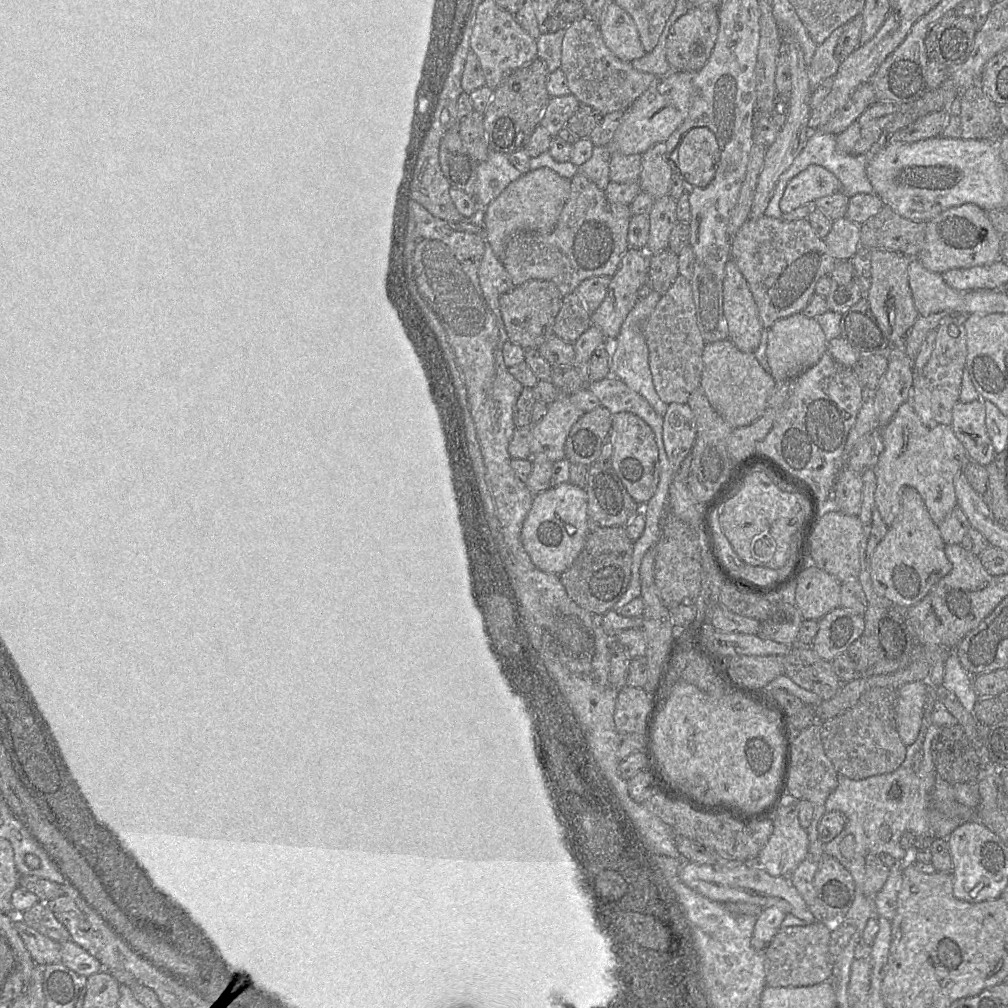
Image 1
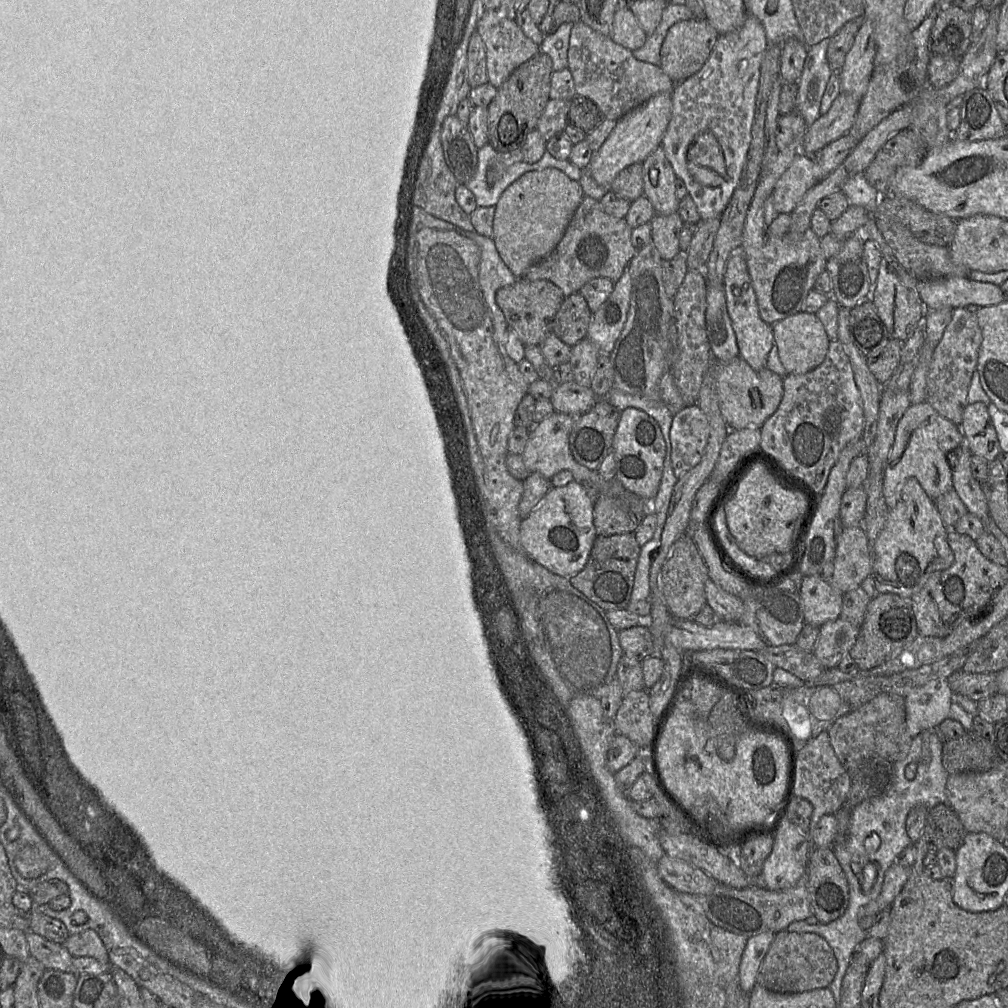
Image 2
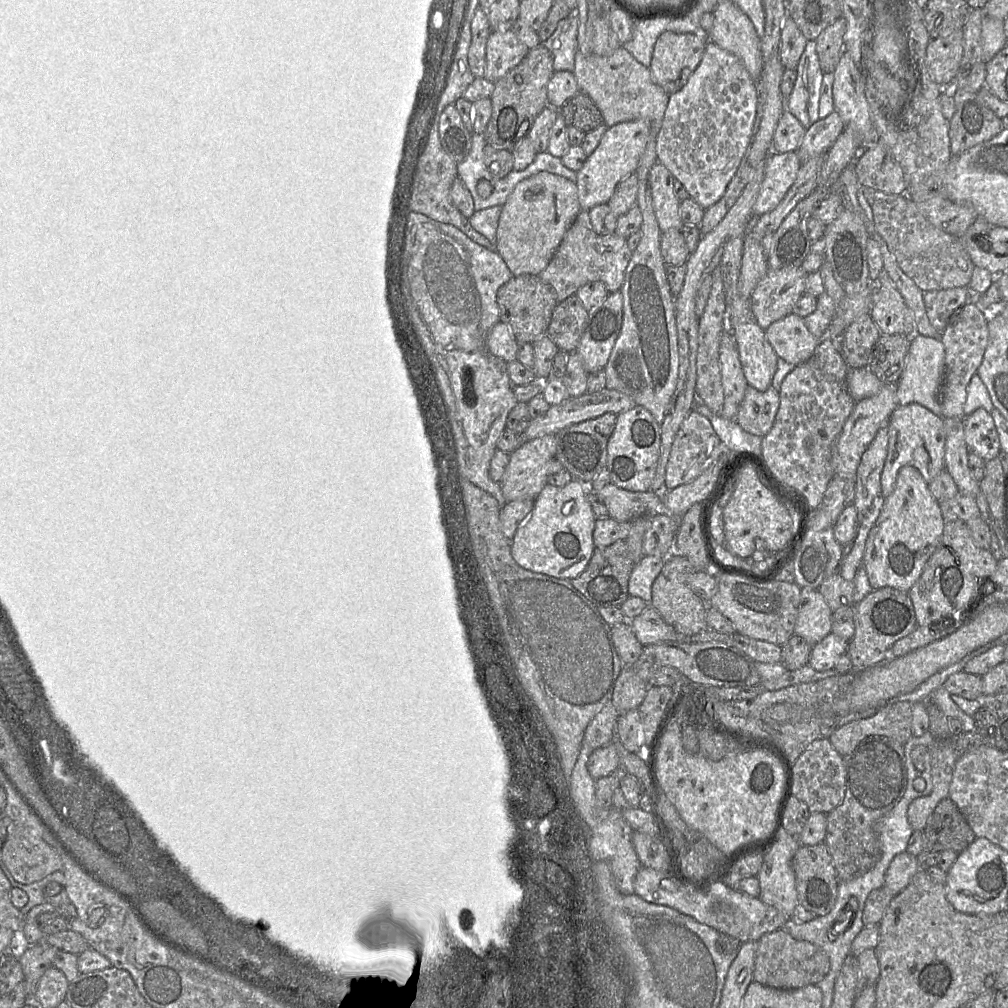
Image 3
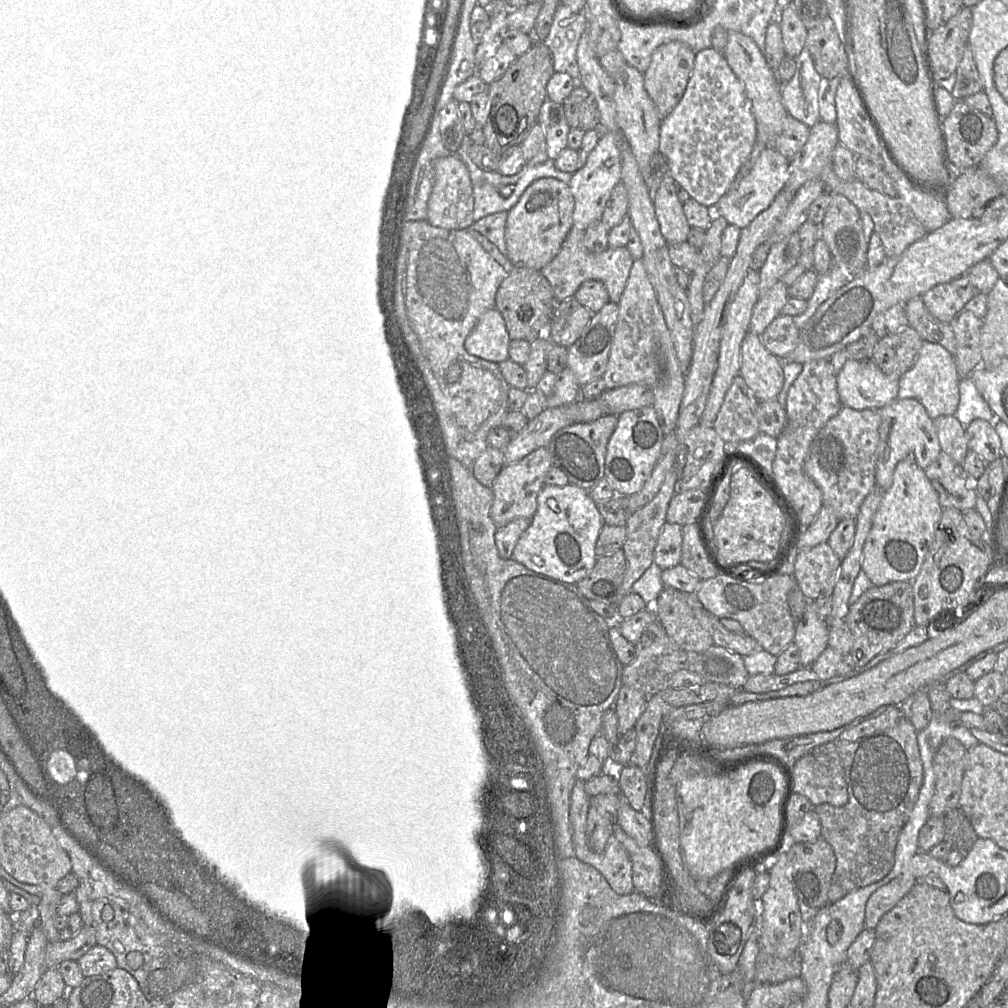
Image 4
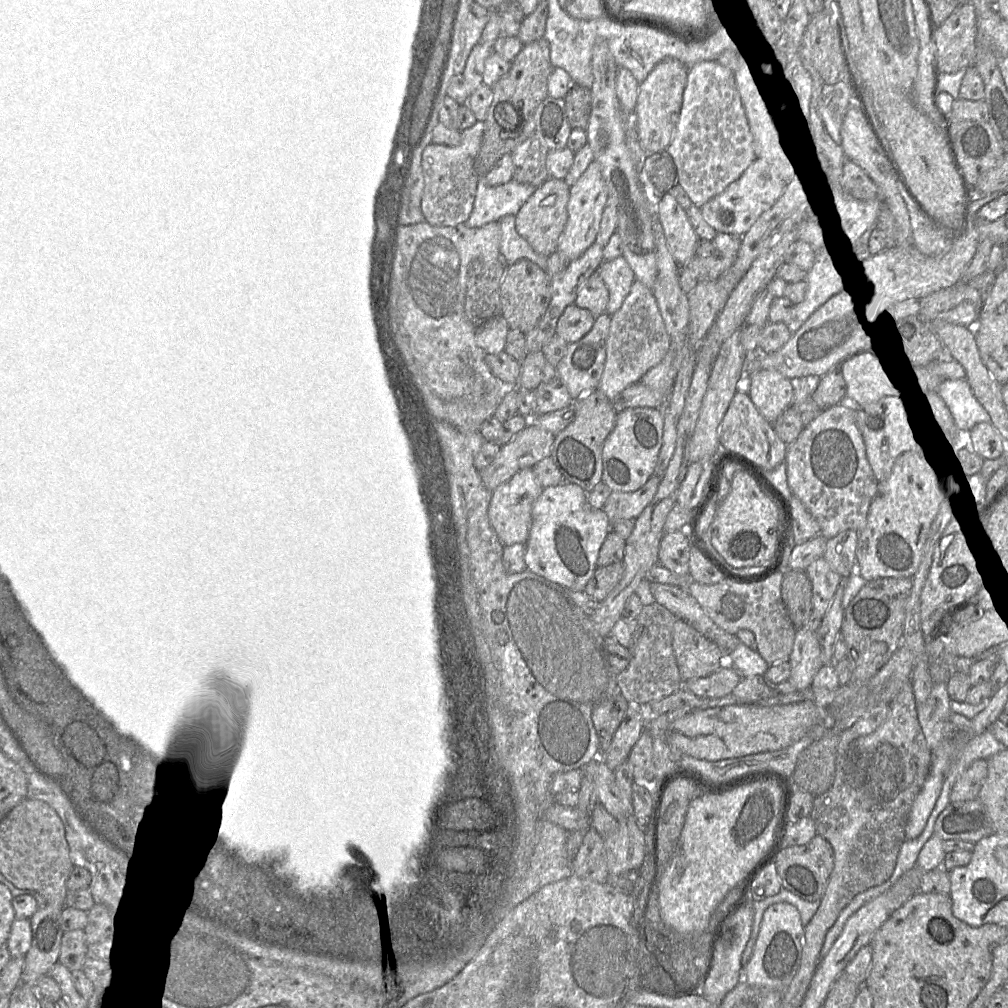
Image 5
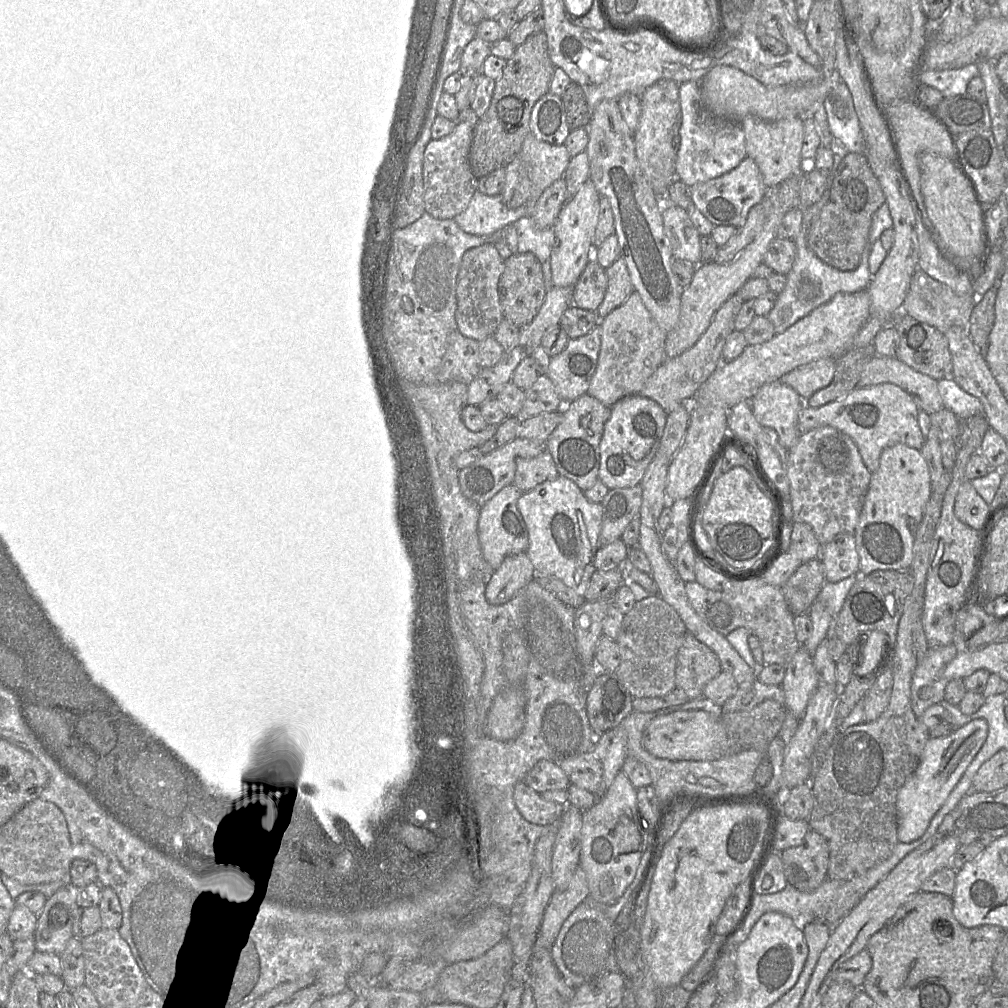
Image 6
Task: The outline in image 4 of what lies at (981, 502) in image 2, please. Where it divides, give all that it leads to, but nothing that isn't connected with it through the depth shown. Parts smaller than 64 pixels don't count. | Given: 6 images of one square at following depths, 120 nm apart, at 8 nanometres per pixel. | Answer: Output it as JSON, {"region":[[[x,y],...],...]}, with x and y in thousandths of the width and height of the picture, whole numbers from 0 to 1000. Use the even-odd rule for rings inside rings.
{"region":[[[935,412],[928,415],[926,419],[935,447],[939,449],[952,463],[961,446],[958,424],[947,412]]]}

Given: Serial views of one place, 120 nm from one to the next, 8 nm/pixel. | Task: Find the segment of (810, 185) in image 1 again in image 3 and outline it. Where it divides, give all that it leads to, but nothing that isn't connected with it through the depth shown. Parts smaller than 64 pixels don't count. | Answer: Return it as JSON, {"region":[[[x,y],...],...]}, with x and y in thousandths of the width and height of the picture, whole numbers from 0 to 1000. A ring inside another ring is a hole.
{"region":[[[792,150],[763,153],[759,160],[758,178],[747,203],[749,215],[772,204],[787,184],[796,163]]]}

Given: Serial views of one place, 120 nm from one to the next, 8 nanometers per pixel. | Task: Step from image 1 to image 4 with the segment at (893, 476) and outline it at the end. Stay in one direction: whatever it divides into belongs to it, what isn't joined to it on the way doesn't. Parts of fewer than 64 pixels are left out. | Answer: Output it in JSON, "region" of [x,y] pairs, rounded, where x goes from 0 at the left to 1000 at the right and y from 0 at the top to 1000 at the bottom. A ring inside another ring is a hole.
{"region":[[[888,396],[873,406],[874,421],[868,461],[869,481],[874,487],[880,487],[886,479],[889,461],[899,454],[905,454],[918,466],[935,447],[926,416],[918,404],[909,396]]]}

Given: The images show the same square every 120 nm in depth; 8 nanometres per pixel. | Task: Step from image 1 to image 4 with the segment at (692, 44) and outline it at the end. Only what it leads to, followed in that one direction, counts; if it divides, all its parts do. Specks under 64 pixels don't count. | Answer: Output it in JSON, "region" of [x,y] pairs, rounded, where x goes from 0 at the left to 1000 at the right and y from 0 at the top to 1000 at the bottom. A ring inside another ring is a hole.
{"region":[[[676,41],[655,45],[647,54],[644,67],[639,72],[640,88],[659,118],[676,99],[689,64],[690,52]]]}

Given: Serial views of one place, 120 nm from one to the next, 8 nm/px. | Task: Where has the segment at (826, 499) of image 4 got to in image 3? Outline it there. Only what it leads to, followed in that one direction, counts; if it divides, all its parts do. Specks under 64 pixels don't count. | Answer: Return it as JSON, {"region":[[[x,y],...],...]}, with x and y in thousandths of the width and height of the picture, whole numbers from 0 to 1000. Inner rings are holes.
{"region":[[[877,381],[869,392],[848,400],[825,445],[824,459],[828,472],[849,475],[856,449],[868,435],[871,427],[875,423],[881,422],[884,410],[890,404],[889,381]]]}

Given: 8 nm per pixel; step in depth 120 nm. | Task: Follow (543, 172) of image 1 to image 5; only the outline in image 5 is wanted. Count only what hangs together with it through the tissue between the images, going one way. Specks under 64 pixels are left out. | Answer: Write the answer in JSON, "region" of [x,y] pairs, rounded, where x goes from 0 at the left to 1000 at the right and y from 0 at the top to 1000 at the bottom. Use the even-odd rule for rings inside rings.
{"region":[[[543,177],[522,198],[511,213],[511,226],[534,252],[546,254],[553,247],[554,237],[563,219],[565,185],[559,178]]]}

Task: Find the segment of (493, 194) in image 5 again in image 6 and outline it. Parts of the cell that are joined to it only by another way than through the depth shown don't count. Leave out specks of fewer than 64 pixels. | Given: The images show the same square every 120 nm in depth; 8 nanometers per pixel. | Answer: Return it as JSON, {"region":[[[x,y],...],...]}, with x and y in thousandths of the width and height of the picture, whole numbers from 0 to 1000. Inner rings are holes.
{"region":[[[472,188],[462,207],[450,219],[465,232],[486,234],[524,213],[528,204],[529,201],[522,201],[507,207],[500,202],[496,193],[485,194]]]}

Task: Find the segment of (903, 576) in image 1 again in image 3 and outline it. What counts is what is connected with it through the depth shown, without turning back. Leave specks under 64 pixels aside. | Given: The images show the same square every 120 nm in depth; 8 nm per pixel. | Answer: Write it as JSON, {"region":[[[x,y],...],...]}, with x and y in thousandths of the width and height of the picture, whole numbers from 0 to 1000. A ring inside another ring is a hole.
{"region":[[[902,461],[893,464],[888,485],[882,493],[877,494],[873,511],[859,536],[856,563],[860,567],[864,582],[866,584],[885,582],[901,587],[913,573],[920,557],[933,541],[937,521],[938,517],[932,499],[912,466]]]}

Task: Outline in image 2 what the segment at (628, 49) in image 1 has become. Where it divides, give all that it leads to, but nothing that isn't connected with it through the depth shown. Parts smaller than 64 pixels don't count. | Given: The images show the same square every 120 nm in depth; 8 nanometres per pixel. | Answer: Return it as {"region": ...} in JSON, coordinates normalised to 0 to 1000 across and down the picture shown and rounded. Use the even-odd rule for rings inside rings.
{"region":[[[616,4],[609,14],[605,37],[626,51],[636,48],[642,40],[642,34],[631,16],[623,7]]]}

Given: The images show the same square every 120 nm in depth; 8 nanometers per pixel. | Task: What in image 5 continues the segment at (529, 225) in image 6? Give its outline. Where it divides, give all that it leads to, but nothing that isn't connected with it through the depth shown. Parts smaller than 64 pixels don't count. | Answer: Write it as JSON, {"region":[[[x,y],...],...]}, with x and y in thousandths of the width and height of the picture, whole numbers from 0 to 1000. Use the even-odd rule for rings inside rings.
{"region":[[[502,213],[494,219],[496,226],[496,251],[502,261],[510,261],[516,257],[524,257],[539,268],[543,267],[543,255],[531,250],[525,241],[518,236],[511,226],[511,214]]]}

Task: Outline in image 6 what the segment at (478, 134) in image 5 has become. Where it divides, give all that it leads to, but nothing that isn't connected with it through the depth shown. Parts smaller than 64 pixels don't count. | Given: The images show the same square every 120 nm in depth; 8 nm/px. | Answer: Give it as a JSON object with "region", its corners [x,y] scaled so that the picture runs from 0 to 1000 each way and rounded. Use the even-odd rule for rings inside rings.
{"region":[[[452,120],[448,131],[438,138],[429,138],[421,151],[420,182],[424,211],[435,217],[450,217],[464,204],[473,188],[472,177],[465,164],[465,149],[471,123]]]}

